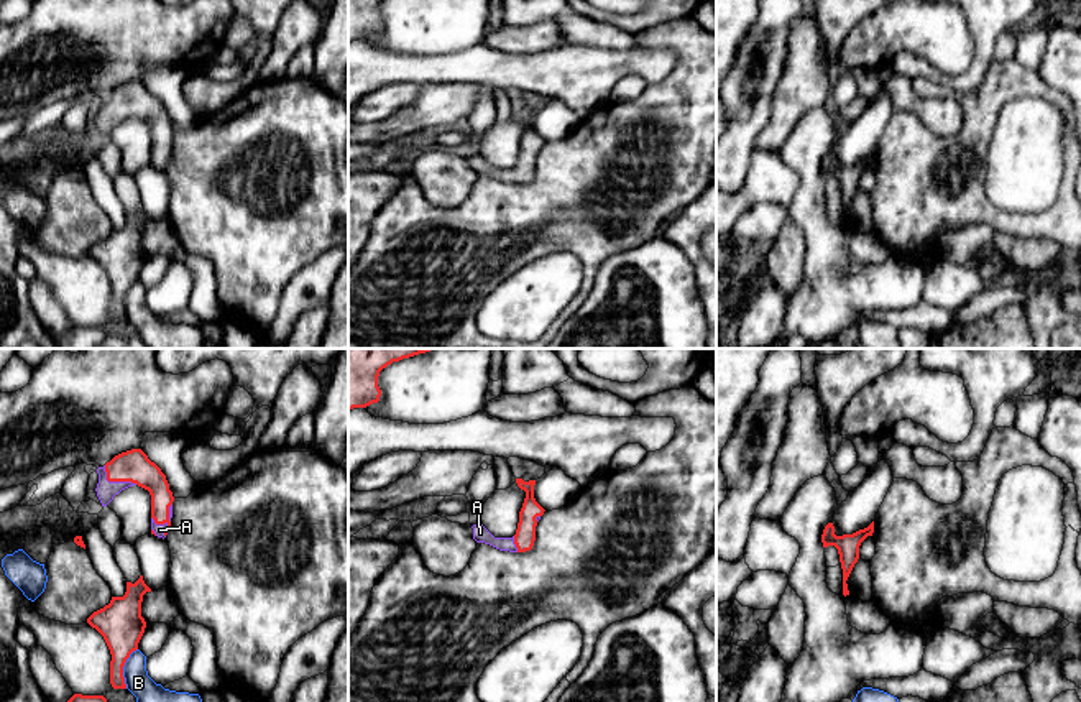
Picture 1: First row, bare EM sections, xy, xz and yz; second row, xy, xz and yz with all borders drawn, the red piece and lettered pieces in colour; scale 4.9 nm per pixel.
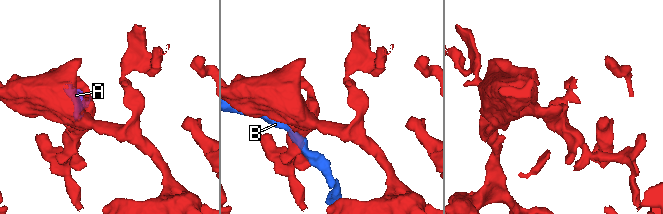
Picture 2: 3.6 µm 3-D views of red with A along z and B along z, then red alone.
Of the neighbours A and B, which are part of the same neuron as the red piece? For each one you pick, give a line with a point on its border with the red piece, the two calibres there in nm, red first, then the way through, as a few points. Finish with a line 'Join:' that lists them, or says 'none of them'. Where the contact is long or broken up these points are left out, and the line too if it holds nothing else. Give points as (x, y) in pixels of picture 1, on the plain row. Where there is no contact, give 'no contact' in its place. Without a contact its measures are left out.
A: meets red in xy at (168, 152); 140 nm thick on the red side, 60 nm on the other
Join: A

